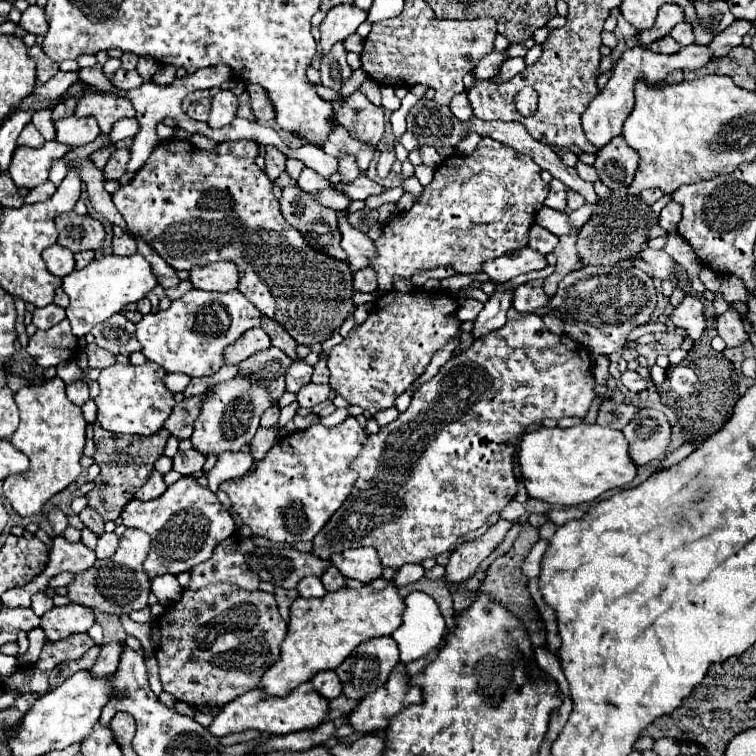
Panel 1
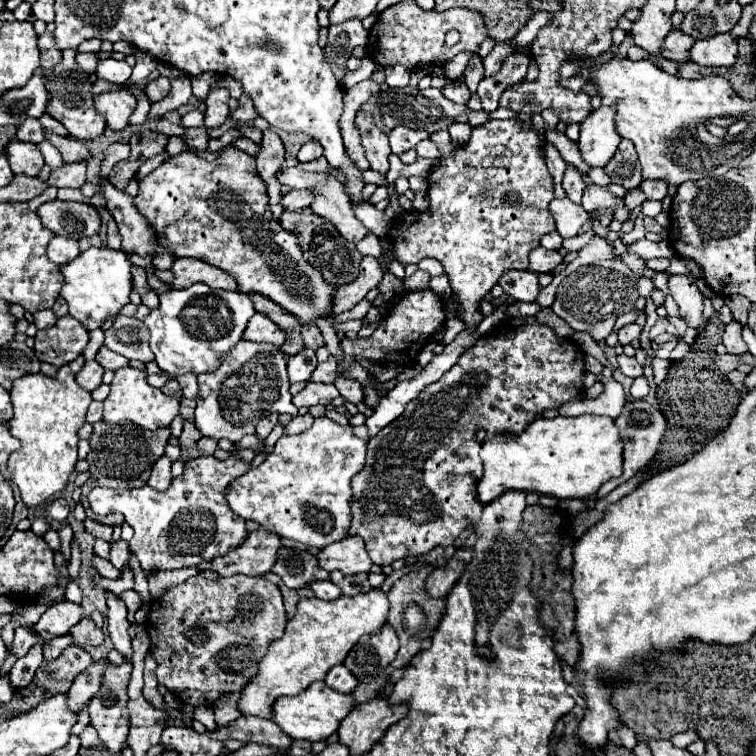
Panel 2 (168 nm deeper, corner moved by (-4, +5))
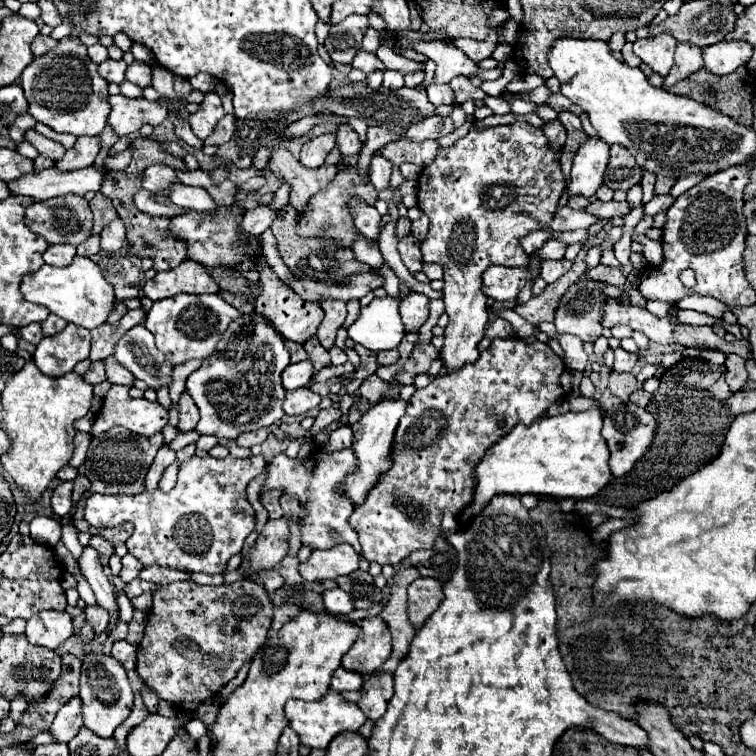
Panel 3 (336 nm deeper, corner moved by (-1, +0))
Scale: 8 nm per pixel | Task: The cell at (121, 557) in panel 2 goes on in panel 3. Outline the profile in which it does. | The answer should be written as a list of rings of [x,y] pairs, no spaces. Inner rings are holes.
[[[126,554],[126,556],[122,558],[122,570],[119,576],[123,582],[129,583],[131,580],[138,577],[142,568],[144,568],[144,566],[140,564],[138,558],[134,558],[132,554]]]

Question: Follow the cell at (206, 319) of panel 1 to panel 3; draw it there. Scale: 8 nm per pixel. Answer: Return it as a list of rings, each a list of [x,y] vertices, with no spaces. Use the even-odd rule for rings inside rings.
[[[176,294],[172,298],[154,302],[152,310],[146,314],[144,326],[154,334],[156,348],[176,366],[190,358],[208,358],[214,352],[222,332],[236,318],[240,318],[240,312],[226,304],[218,294]]]

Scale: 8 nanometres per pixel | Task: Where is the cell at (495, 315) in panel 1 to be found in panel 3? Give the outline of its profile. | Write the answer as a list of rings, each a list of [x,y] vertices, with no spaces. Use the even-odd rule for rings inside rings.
[[[382,400],[376,406],[372,406],[368,412],[364,412],[362,418],[356,424],[352,424],[352,432],[354,432],[352,452],[358,458],[358,468],[356,468],[356,472],[352,472],[340,484],[340,492],[346,498],[350,498],[354,506],[364,504],[370,488],[376,486],[376,480],[380,480],[380,476],[386,474],[388,468],[392,468],[394,432],[396,432],[396,426],[398,426],[400,418],[404,416],[404,410],[406,410],[406,402],[404,400]]]

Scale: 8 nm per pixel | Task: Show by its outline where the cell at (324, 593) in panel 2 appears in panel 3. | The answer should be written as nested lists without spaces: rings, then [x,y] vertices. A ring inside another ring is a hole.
[[[340,588],[324,592],[324,604],[326,604],[326,610],[334,614],[350,614],[356,610],[352,606],[352,598],[348,598],[348,594]]]

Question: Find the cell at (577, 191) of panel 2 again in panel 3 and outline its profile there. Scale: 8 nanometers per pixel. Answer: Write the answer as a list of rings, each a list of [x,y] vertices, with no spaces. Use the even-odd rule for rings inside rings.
[[[560,112],[558,114],[560,122],[566,126],[566,132],[568,132],[568,138],[566,138],[566,144],[562,148],[562,156],[560,156],[560,164],[562,164],[562,172],[568,180],[570,176],[570,168],[572,168],[572,158],[576,156],[576,150],[580,148],[580,144],[584,144],[584,138],[588,138],[582,130],[582,124],[580,124],[580,118],[572,112]]]

